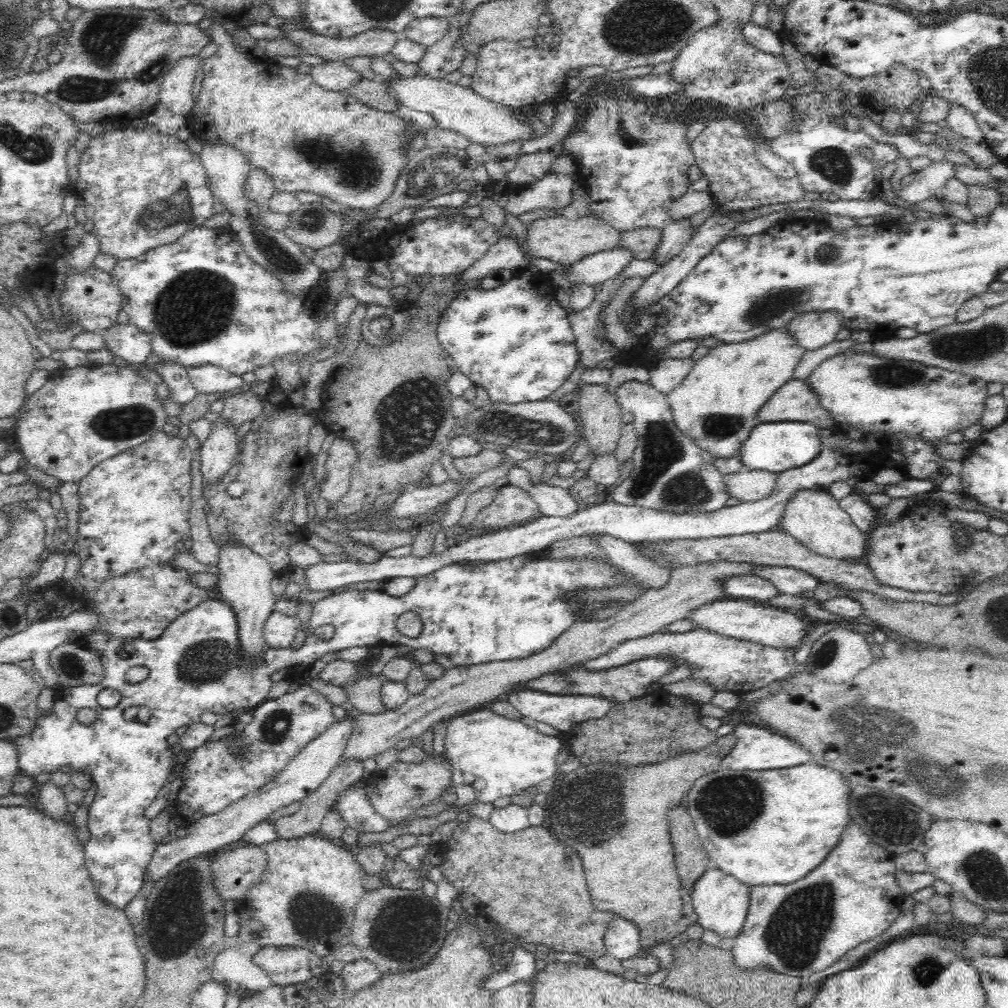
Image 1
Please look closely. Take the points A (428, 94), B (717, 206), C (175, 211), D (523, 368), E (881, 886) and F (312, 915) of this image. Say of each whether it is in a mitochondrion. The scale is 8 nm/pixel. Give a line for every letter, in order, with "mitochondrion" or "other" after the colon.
A: other
B: other
C: mitochondrion
D: other
E: other
F: mitochondrion

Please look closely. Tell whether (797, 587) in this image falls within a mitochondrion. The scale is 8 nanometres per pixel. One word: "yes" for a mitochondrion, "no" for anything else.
no

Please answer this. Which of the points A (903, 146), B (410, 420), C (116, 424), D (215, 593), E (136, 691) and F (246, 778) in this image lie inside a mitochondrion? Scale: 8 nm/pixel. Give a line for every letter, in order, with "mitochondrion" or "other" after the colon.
A: other
B: mitochondrion
C: mitochondrion
D: other
E: other
F: other

